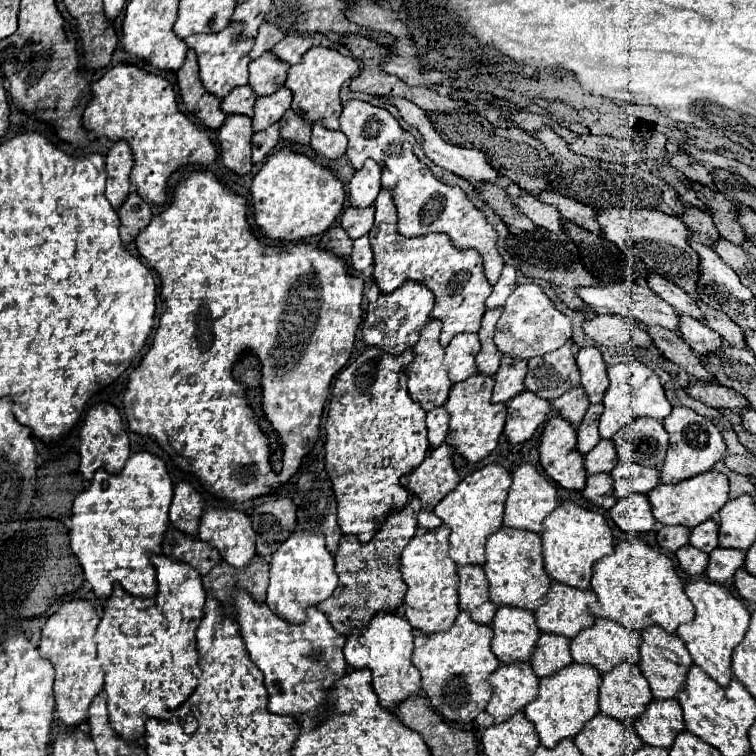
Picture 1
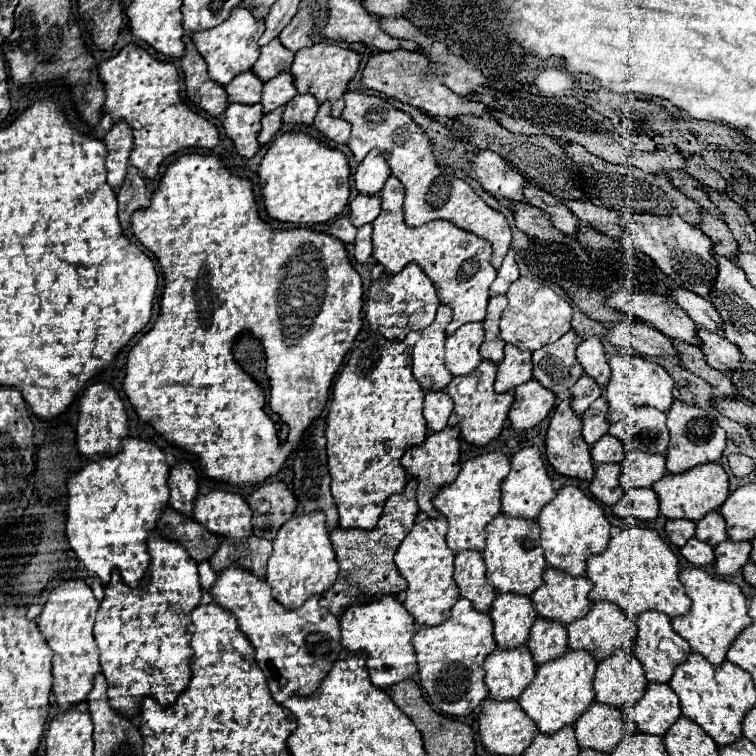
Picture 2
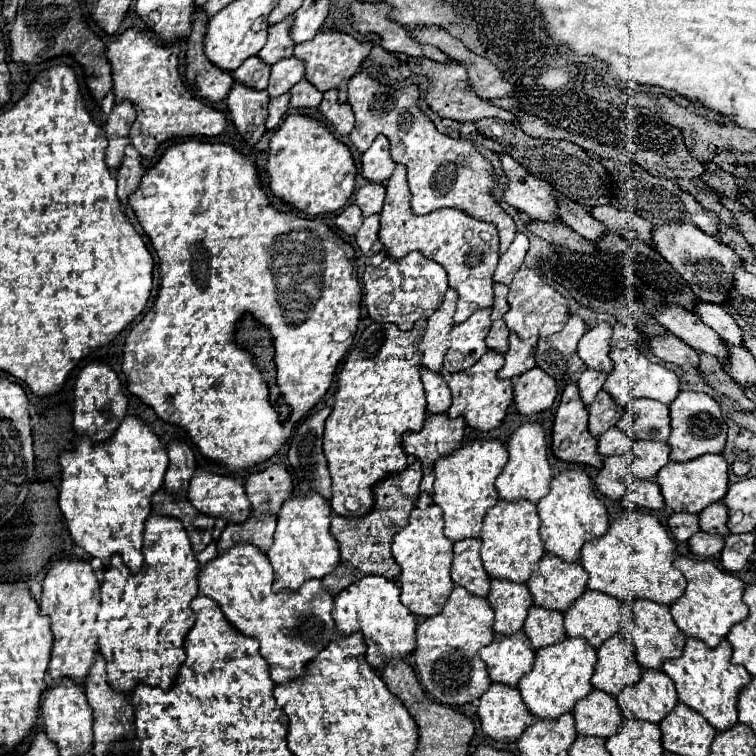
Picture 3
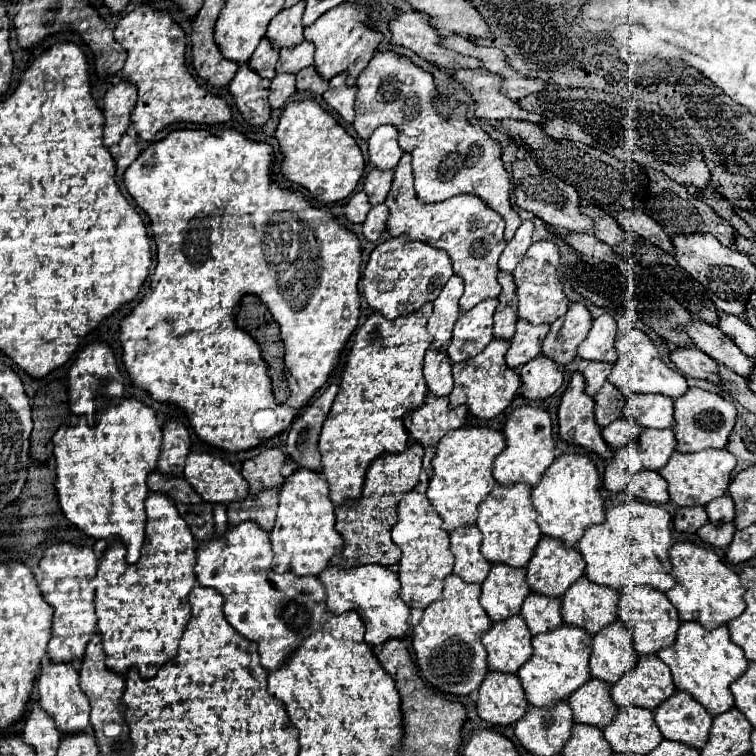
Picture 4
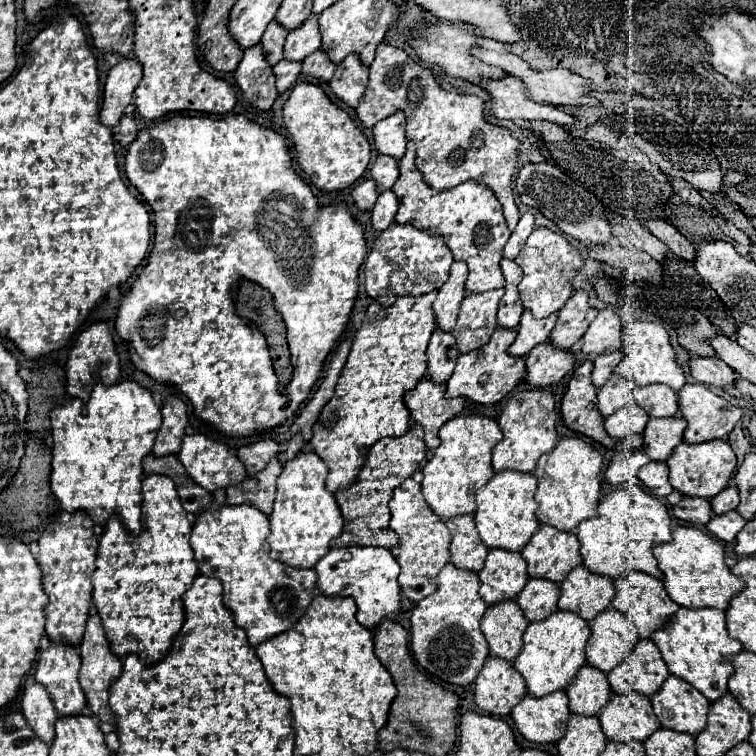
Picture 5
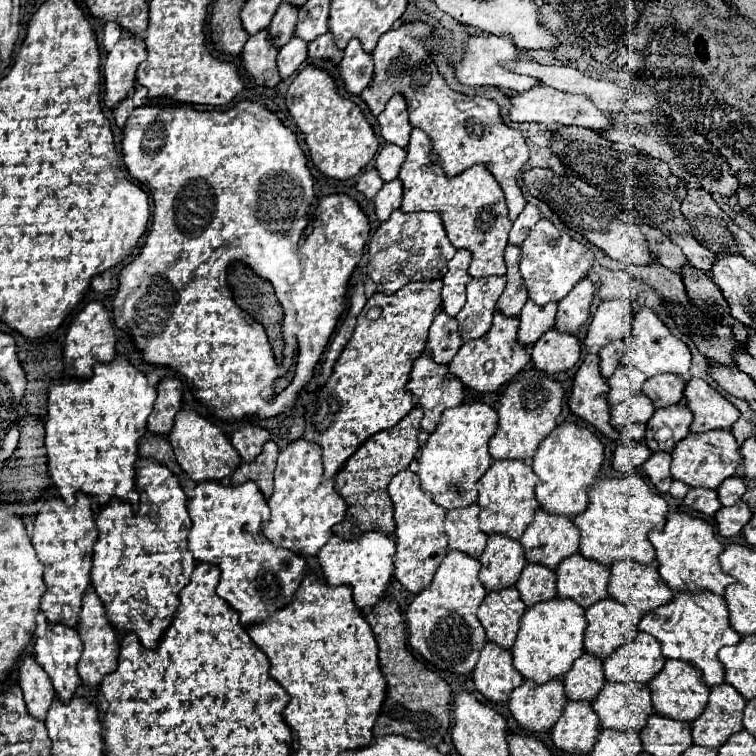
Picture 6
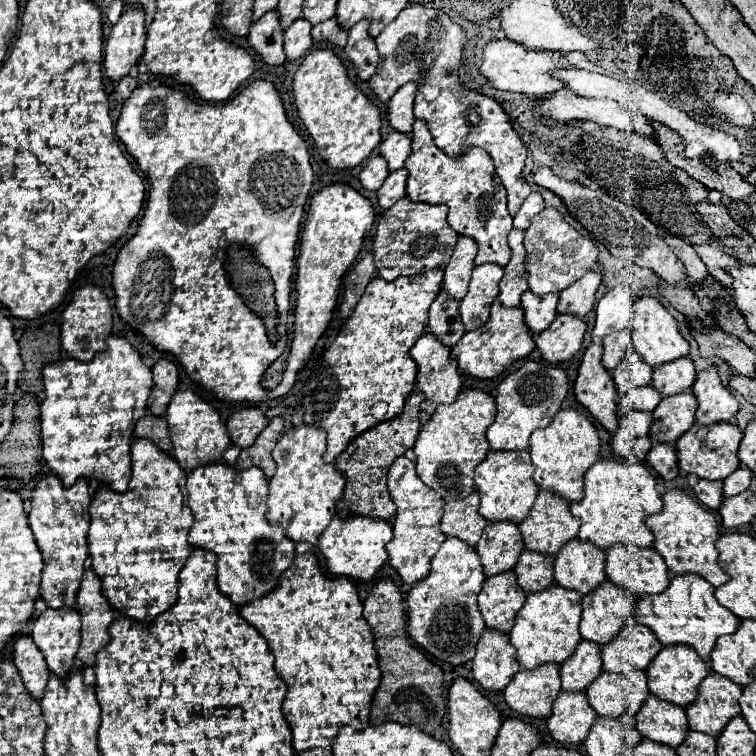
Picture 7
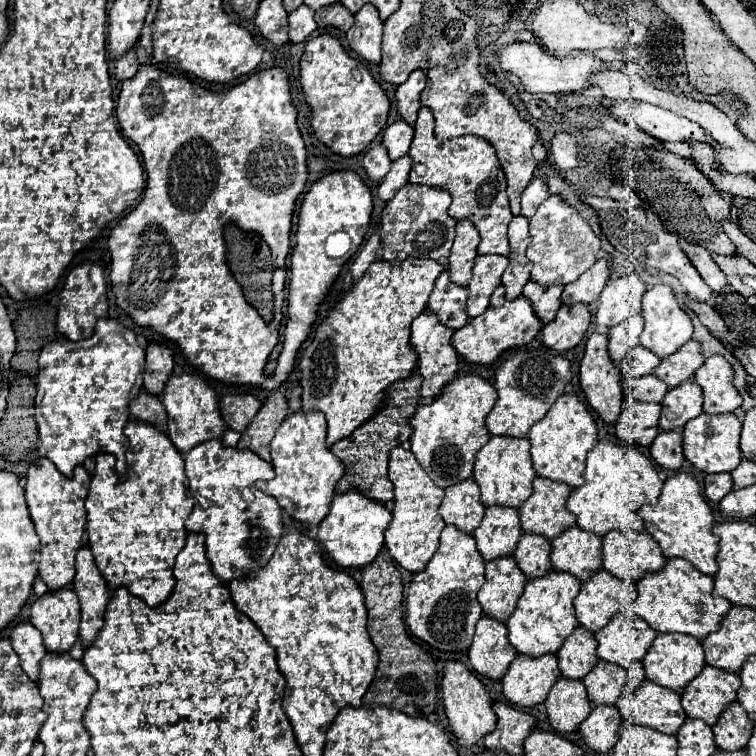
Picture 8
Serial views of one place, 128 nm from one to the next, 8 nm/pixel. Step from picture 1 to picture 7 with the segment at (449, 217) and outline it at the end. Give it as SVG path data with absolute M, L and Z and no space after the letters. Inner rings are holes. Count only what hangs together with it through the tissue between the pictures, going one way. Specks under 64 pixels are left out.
M412 4L404 8L374 42L380 54L380 64L370 78L370 88L376 98L380 102L388 102L400 86L406 82L416 82L418 92L414 100L414 116L426 122L436 146L452 158L458 158L474 146L486 150L494 160L496 174L508 192L508 212L510 216L516 216L524 198L532 192L522 176L526 146L512 128L508 114L496 100L462 88L458 72L462 68L462 52L466 46L464 30L440 10ZM422 82L430 84L430 88L422 88Z

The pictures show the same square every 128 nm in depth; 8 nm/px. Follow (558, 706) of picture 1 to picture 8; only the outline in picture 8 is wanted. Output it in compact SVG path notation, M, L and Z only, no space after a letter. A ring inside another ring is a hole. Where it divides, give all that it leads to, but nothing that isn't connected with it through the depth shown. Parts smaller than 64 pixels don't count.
M550 572L540 580L528 580L524 594L518 600L514 614L508 618L508 640L518 650L518 654L538 658L544 654L556 654L564 640L578 626L574 612L574 598L580 592L582 582L568 572Z

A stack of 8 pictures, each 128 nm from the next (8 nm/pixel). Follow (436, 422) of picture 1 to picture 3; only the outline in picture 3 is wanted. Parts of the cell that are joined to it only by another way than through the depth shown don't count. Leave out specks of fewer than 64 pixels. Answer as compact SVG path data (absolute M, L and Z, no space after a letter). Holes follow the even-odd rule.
M424 370L422 384L426 392L426 402L428 402L428 414L446 414L448 408L452 406L452 394L444 376Z

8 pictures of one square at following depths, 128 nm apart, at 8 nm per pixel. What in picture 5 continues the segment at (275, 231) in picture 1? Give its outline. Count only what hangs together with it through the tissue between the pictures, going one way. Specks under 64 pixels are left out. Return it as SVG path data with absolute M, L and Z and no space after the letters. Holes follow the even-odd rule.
M298 84L284 104L284 128L288 130L300 168L310 176L310 182L326 192L338 192L352 186L368 168L370 142L364 138L354 120L340 110L324 94L320 86Z

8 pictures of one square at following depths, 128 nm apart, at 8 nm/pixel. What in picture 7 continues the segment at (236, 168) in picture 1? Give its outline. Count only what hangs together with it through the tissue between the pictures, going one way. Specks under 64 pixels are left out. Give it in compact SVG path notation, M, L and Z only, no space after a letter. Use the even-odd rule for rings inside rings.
M268 12L262 20L254 22L248 34L250 46L268 66L282 66L286 62L284 56L284 42L282 42L282 28L278 24L278 12Z

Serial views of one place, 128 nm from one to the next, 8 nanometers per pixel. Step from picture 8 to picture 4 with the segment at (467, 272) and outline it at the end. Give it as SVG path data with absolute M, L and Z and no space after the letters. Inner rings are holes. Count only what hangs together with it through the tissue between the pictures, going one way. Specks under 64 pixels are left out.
M452 276L448 280L448 284L442 288L440 296L434 300L434 314L428 320L428 332L434 338L432 342L432 350L440 350L446 348L446 344L450 344L452 338L452 326L458 320L460 314L460 306L458 300L464 292L464 284L460 276Z

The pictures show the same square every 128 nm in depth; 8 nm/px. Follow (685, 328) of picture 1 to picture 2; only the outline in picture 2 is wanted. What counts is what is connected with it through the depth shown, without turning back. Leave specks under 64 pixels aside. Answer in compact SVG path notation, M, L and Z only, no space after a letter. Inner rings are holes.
M698 328L696 336L704 352L704 358L712 368L728 374L732 368L738 368L738 364L742 362L742 354L738 352L738 348L734 348L734 344L730 344L730 340L726 340L724 336L718 336L716 332L704 328Z

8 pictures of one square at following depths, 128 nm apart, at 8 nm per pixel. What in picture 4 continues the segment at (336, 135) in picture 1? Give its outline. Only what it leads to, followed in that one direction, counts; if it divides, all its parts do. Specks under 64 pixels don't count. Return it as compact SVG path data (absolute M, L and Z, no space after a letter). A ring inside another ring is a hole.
M336 76L330 80L330 88L324 92L324 102L336 110L348 124L354 122L354 86L346 86L346 76Z

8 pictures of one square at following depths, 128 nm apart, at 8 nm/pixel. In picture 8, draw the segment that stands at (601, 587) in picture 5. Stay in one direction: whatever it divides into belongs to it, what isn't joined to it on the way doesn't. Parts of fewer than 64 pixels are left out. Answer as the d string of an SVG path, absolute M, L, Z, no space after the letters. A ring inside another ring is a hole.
M572 526L552 540L550 558L554 570L570 572L586 582L602 570L602 538Z

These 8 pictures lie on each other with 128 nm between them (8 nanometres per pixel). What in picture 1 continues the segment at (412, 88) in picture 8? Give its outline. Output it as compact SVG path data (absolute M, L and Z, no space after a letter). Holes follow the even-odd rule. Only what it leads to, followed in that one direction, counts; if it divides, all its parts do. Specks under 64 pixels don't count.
M368 160L362 170L358 170L348 184L348 202L354 208L372 206L380 192L380 166Z

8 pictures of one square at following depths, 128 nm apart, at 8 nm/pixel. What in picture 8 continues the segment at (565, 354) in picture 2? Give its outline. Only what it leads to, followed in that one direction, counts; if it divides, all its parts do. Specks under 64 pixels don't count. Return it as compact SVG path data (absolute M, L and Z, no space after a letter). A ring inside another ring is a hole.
M604 258L596 260L596 264L592 268L588 268L578 280L564 286L562 304L566 304L566 306L580 304L580 302L582 304L592 304L594 300L598 300L608 276L610 276L608 262Z

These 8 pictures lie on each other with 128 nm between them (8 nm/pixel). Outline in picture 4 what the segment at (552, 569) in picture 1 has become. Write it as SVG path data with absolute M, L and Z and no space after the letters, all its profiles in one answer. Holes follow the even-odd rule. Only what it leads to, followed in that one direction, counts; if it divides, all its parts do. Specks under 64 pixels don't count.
M562 454L546 470L544 480L532 488L532 502L538 512L538 526L544 536L560 540L564 546L572 548L582 538L584 530L594 524L604 522L604 502L598 492L598 472L586 454Z

